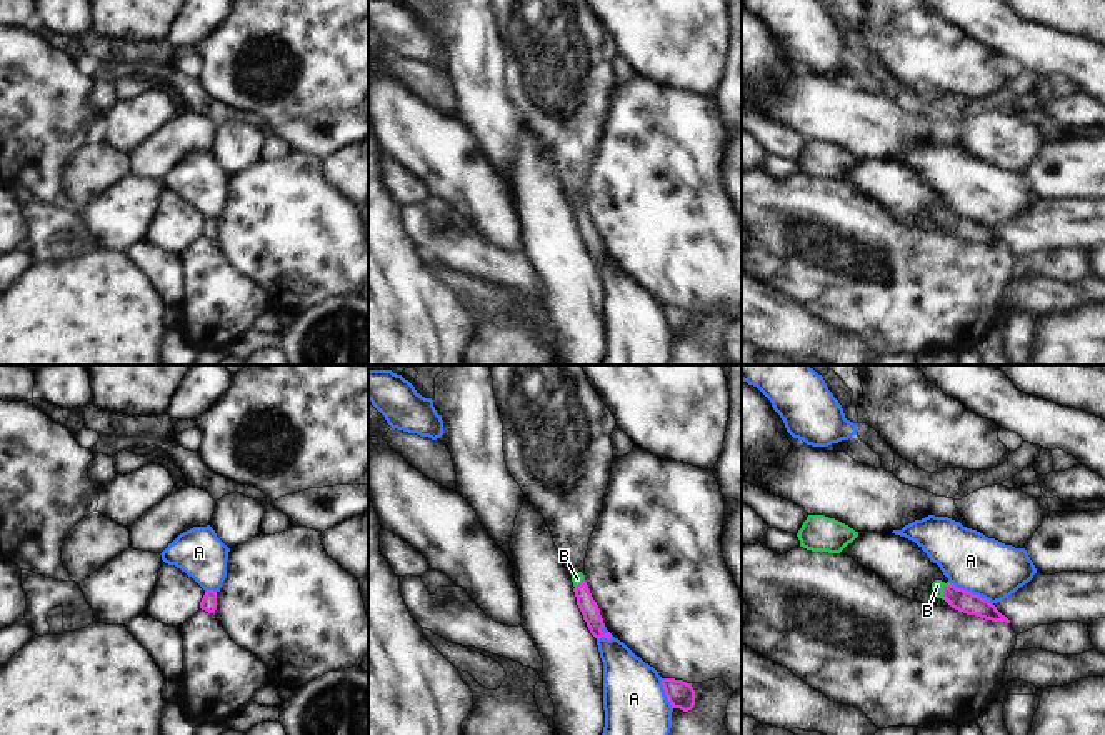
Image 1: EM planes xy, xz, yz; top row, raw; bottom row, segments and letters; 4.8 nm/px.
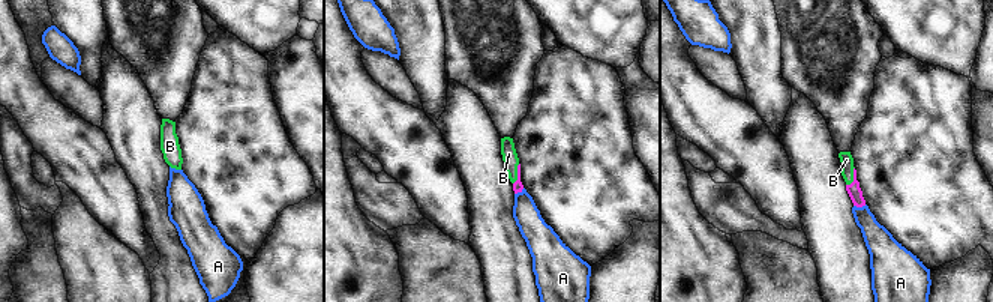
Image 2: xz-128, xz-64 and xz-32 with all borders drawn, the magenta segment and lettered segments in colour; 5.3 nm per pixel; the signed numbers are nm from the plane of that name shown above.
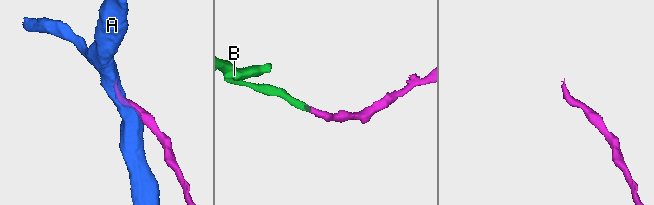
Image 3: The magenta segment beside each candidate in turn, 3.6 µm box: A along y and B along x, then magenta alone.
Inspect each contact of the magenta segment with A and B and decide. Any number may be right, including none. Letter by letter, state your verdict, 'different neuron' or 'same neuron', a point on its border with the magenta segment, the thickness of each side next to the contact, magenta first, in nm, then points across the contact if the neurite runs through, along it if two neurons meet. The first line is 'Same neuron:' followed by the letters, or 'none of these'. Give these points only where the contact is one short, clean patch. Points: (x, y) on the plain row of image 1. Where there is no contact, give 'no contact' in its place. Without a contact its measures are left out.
Same neuron: B
A: different neuron | yz (970, 219) | 110/280 nm
B: same neuron | yz (944, 220) | 110/60 nm | across yz (959, 225), (944, 220), (937, 212)

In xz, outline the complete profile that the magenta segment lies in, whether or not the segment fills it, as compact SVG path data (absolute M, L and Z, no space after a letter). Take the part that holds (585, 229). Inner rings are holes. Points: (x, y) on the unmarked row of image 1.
M582 198L572 202L572 208L573 208L573 218L577 223L577 232L583 242L583 247L587 248L587 253L590 257L590 260L595 265L612 265L612 260L603 260L602 255L605 253L603 245L600 242L600 235L597 232L597 228L593 227L590 215L587 212L585 202Z

